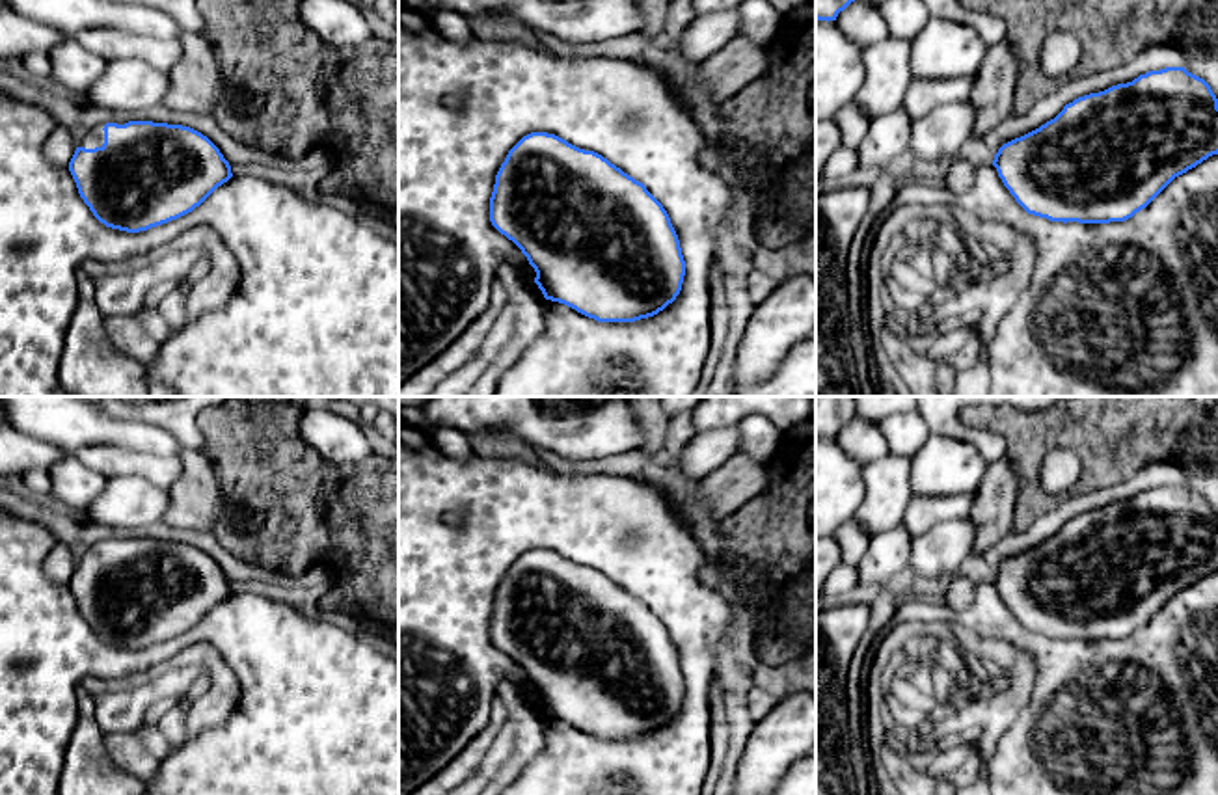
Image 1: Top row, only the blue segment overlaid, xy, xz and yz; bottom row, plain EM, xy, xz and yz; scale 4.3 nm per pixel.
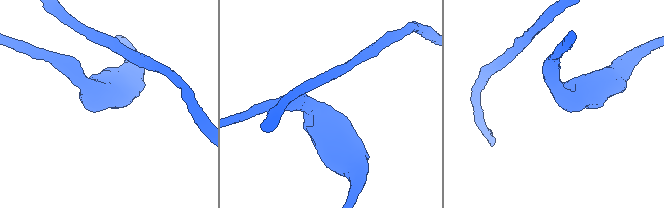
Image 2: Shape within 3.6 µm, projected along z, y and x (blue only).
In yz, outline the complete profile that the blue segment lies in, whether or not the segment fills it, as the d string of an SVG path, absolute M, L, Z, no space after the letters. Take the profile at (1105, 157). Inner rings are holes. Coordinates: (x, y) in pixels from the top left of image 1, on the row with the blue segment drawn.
M1184 67L1140 74L1132 82L1065 104L1039 128L1004 143L993 166L1015 201L1050 222L1125 222L1175 177L1218 155L1218 99Z

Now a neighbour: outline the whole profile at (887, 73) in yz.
M886 37L862 50L864 80L853 102L872 119L901 108L913 80L911 41Z

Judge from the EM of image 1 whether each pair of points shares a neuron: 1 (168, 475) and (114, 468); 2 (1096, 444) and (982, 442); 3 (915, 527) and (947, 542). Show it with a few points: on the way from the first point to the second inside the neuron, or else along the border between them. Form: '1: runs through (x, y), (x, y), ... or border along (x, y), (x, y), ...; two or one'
1: runs through (155, 470), (127, 466); one
2: border along (971, 416), (976, 425), (1004, 438), (1006, 453); two
3: border along (965, 516), (945, 520), (915, 538); two

